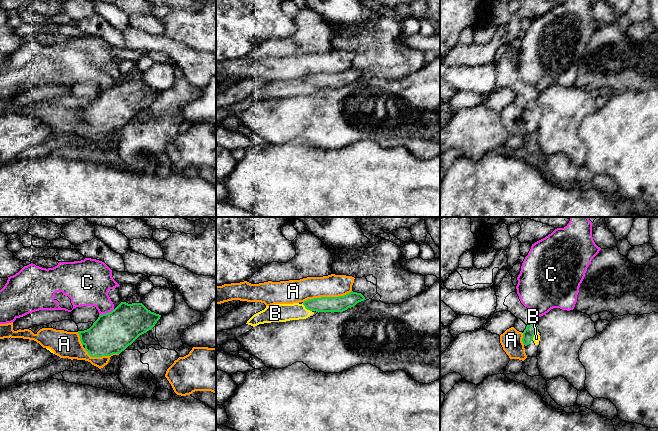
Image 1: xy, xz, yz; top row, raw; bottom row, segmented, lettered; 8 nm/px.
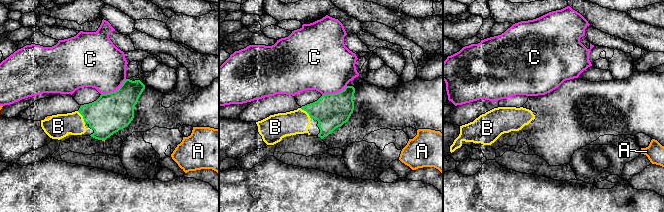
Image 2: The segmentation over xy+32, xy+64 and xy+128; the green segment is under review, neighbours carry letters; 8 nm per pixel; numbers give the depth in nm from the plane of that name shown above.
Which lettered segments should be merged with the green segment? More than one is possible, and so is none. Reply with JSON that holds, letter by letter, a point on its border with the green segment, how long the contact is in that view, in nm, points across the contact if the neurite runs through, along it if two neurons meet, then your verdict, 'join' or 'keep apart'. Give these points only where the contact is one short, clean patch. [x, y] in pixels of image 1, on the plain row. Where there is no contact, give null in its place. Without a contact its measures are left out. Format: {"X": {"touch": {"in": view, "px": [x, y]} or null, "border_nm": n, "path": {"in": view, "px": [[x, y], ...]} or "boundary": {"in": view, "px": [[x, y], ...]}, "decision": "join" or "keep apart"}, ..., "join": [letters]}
{"A": {"touch": {"in": "xz", "px": [327, 73]}, "border_nm": 400, "boundary": {"in": "xz", "px": [[351, 66], [343, 71], [308, 74], [303, 78]]}, "decision": "keep apart"}, "B": {"touch": {"in": "xz", "px": [306, 84]}, "border_nm": 100, "path": {"in": "xz", "px": [[324, 80], [311, 80], [306, 84], [278, 88]]}, "decision": "join"}, "C": {"touch": {"in": "xy", "px": [106, 89]}, "border_nm": 140, "boundary": {"in": "xy", "px": [[114, 85], [99, 91]]}, "decision": "keep apart"}, "join": ["B"]}

